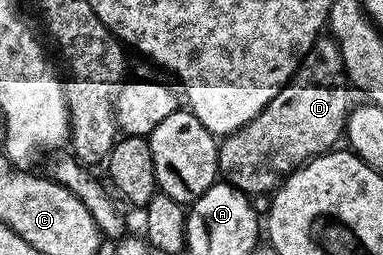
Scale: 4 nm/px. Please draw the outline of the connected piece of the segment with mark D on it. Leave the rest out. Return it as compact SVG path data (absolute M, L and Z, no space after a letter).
M331 35L318 37L311 51L307 51L307 55L293 72L293 77L279 91L279 95L275 95L275 99L271 99L265 110L251 119L251 123L239 127L239 131L229 134L220 142L217 150L220 176L236 189L243 190L246 195L272 194L297 166L304 165L321 153L330 152L340 142L337 140L345 137L345 122L351 108L349 93L351 94L351 86L343 67L343 55L339 55L339 43Z

